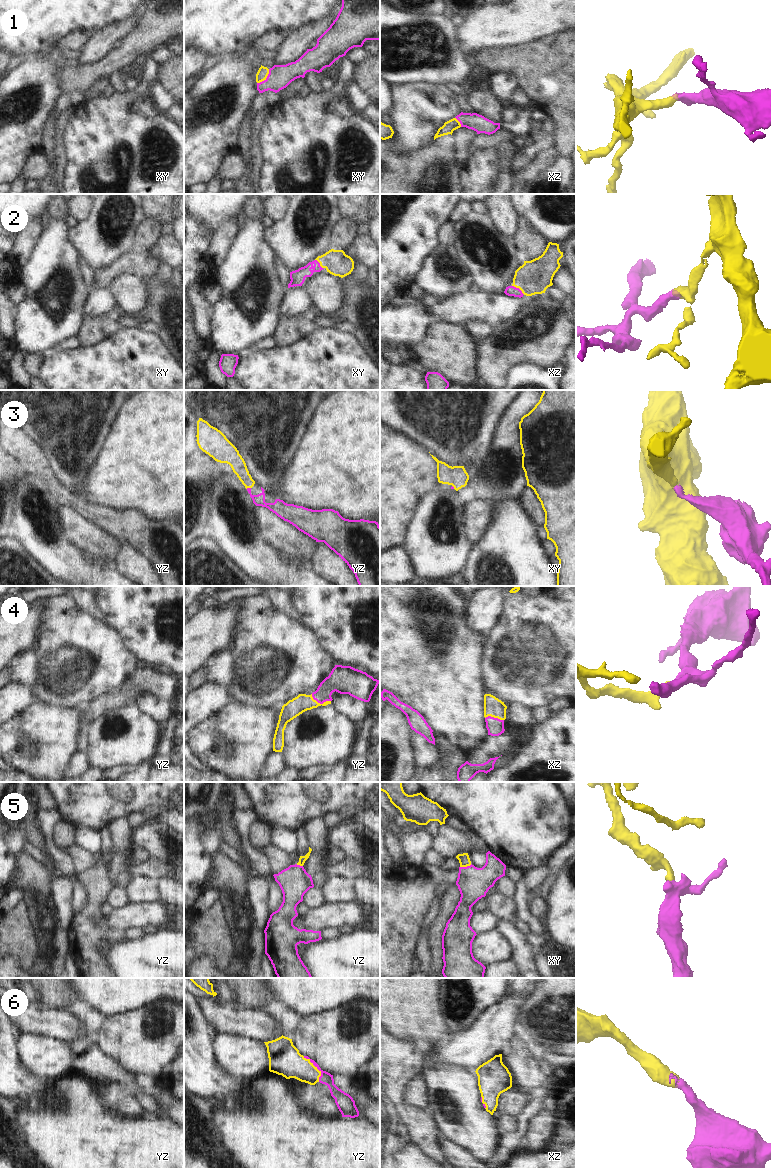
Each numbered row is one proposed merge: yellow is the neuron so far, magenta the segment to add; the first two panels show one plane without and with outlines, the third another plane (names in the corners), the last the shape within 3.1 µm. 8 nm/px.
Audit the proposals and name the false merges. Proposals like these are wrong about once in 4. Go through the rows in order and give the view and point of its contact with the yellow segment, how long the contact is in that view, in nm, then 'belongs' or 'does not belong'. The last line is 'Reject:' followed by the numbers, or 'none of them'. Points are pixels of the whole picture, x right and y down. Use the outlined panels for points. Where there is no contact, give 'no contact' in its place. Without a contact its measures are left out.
1: xy (265, 78) | 160 nm | belongs
2: xz (518, 287) | 130 nm | belongs
3: yz (248, 487) | 40 nm | belongs
4: yz (319, 703) | 170 nm | belongs
5: xy (465, 866) | 100 nm | belongs
6: yz (316, 1068) | 240 nm | belongs
Reject: none of them

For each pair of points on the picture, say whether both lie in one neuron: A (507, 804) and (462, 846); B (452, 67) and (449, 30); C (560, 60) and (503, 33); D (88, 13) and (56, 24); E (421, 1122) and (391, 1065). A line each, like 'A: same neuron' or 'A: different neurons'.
A: different neurons
B: same neuron
C: different neurons
D: same neuron
E: same neuron

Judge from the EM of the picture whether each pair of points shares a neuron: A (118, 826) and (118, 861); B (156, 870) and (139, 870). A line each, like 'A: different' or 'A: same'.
A: same
B: same

